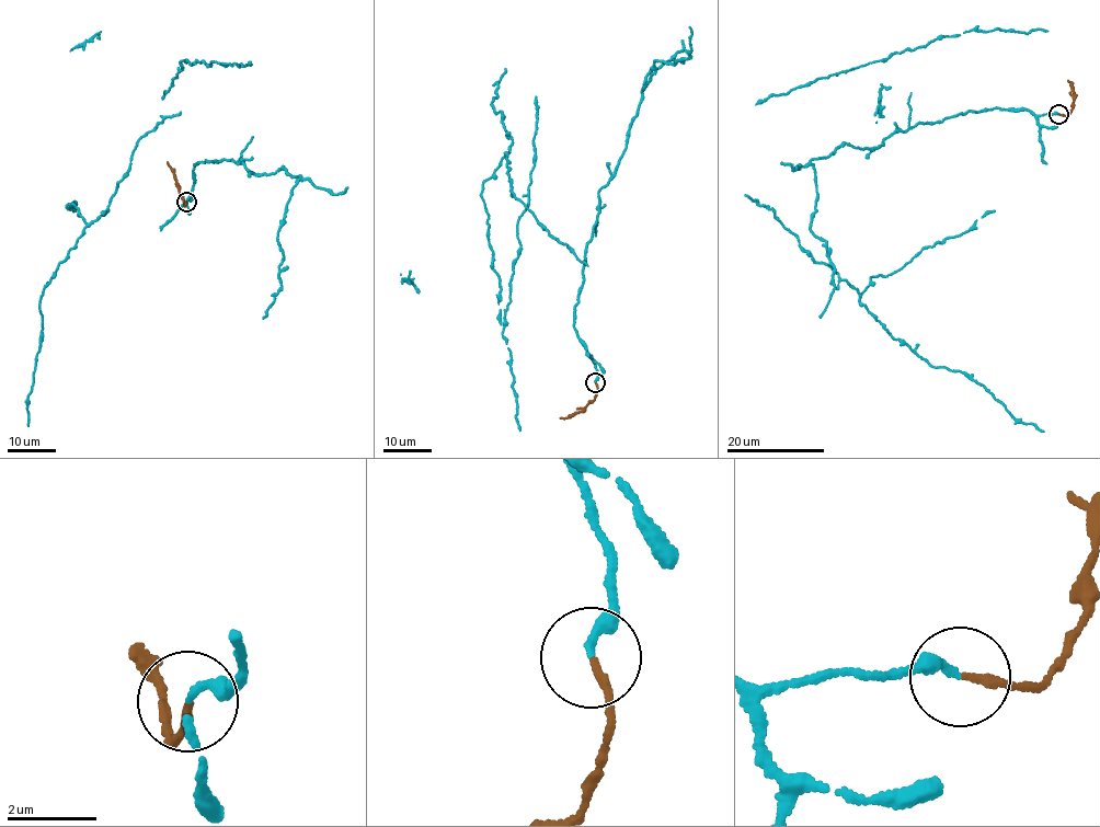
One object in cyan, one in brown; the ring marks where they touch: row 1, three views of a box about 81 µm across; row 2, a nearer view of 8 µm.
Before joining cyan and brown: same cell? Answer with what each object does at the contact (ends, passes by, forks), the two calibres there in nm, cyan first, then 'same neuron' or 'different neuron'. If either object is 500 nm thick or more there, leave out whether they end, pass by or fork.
cyan ends there; brown ends there; 160 nm thick on the cyan side, 170 nm on the other; different neuron

